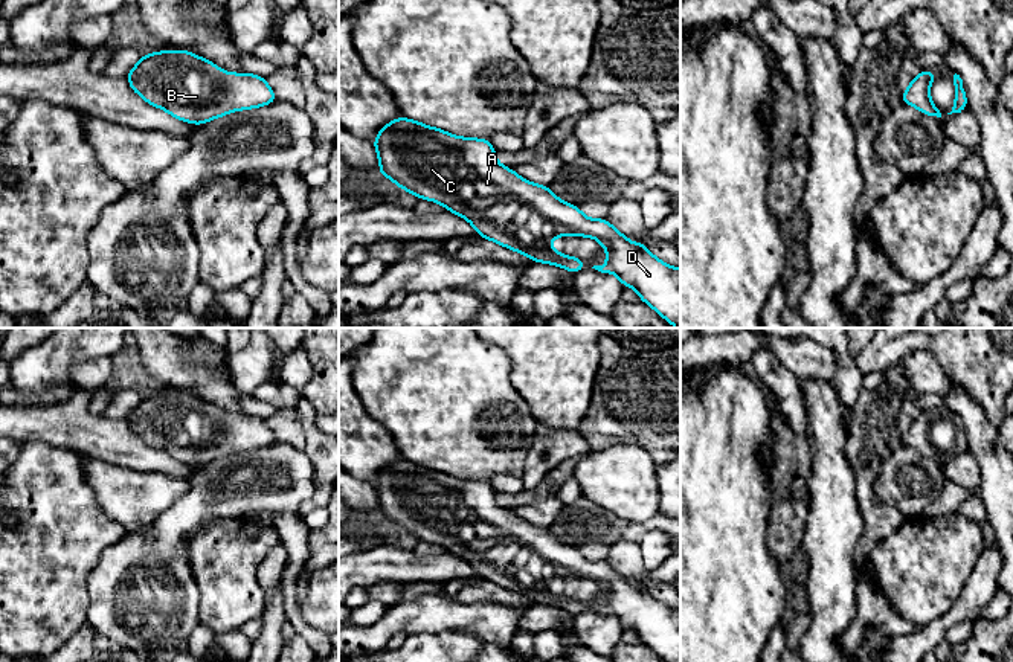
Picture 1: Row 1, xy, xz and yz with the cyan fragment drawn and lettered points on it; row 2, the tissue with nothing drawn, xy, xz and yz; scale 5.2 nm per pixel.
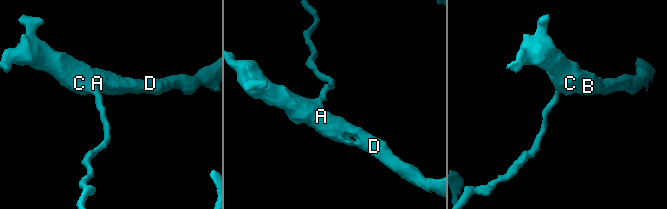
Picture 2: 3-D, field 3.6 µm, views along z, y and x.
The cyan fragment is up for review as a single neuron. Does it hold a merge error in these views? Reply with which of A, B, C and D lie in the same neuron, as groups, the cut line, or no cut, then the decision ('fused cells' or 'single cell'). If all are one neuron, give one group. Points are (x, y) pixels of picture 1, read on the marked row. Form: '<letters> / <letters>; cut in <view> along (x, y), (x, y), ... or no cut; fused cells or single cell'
A B C D; no cut; single cell

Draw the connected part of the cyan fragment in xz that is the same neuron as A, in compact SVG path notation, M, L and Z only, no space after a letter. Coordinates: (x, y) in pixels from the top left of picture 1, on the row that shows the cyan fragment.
M401 116L384 125L372 143L380 160L380 175L389 177L418 198L442 204L468 220L482 238L519 252L534 262L577 273L586 268L586 261L557 253L548 243L566 235L598 239L606 249L607 264L592 268L616 275L622 287L633 287L642 302L680 328L680 267L667 265L653 256L644 243L629 241L606 218L586 218L580 207L557 198L546 185L534 185L500 165L490 139L458 137Z

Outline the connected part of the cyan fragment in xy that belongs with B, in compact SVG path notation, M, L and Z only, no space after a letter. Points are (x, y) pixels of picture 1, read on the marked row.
M156 50L140 56L127 79L150 105L197 125L278 101L265 78L227 73L188 50Z

